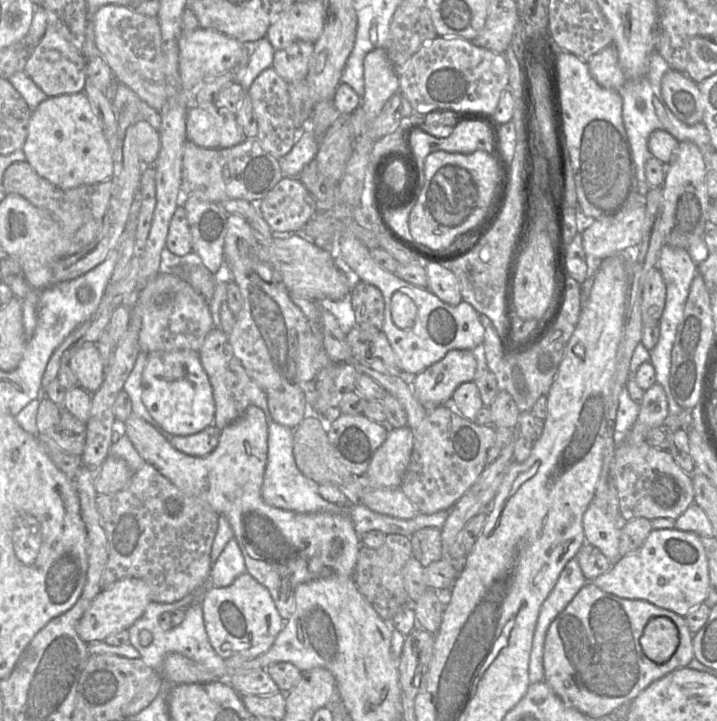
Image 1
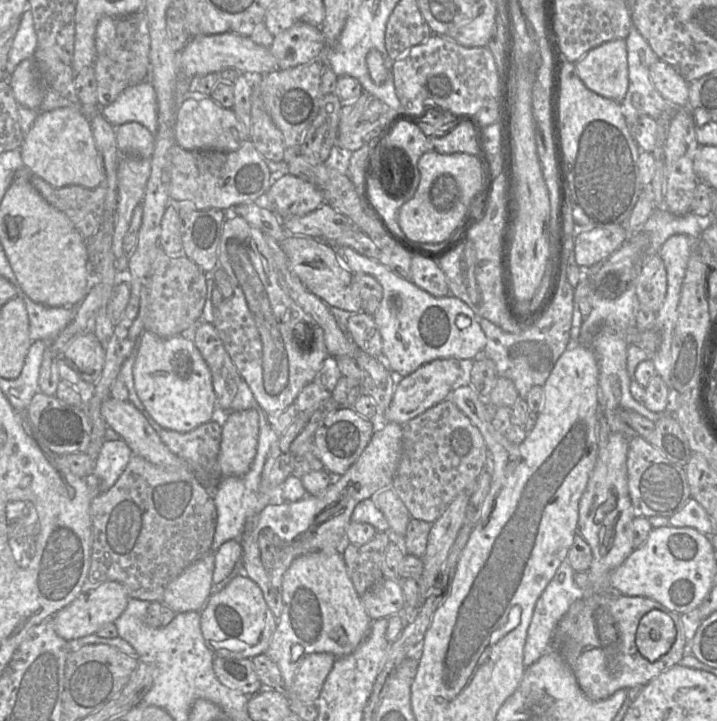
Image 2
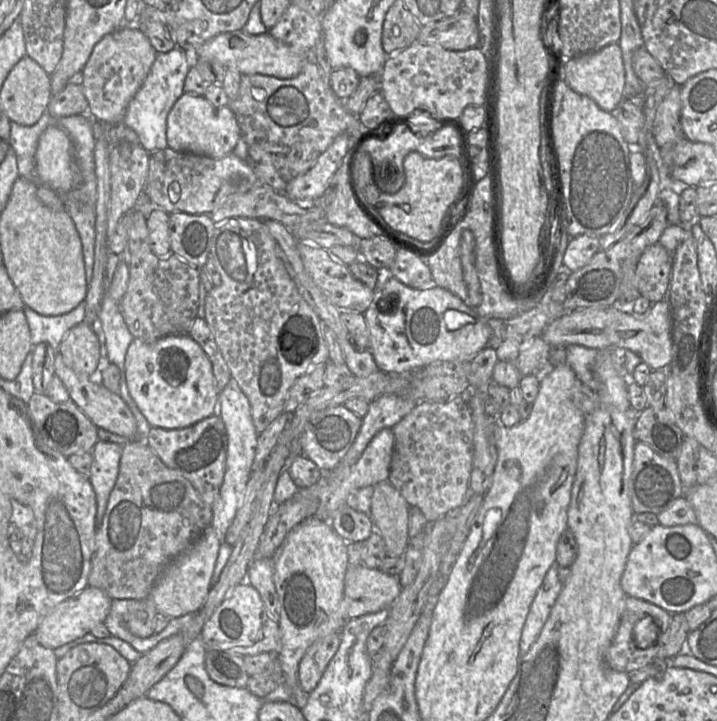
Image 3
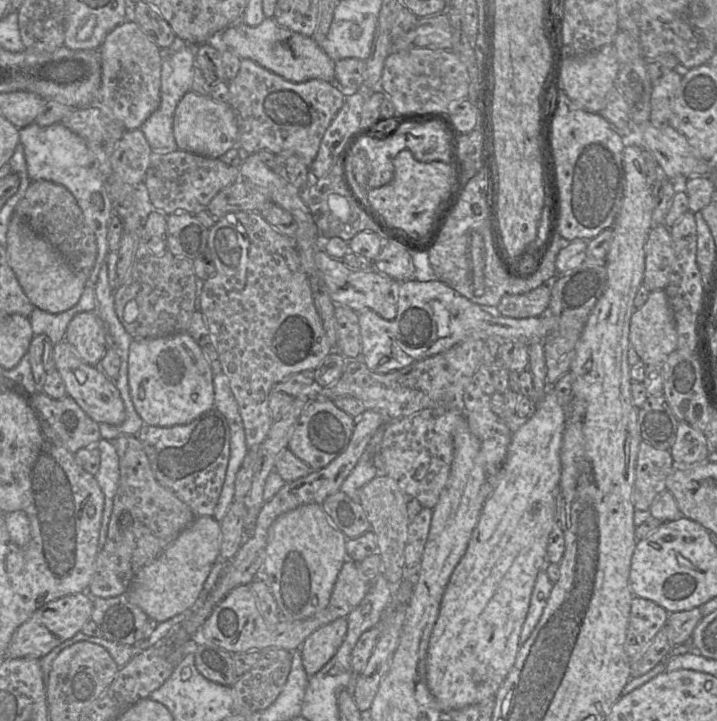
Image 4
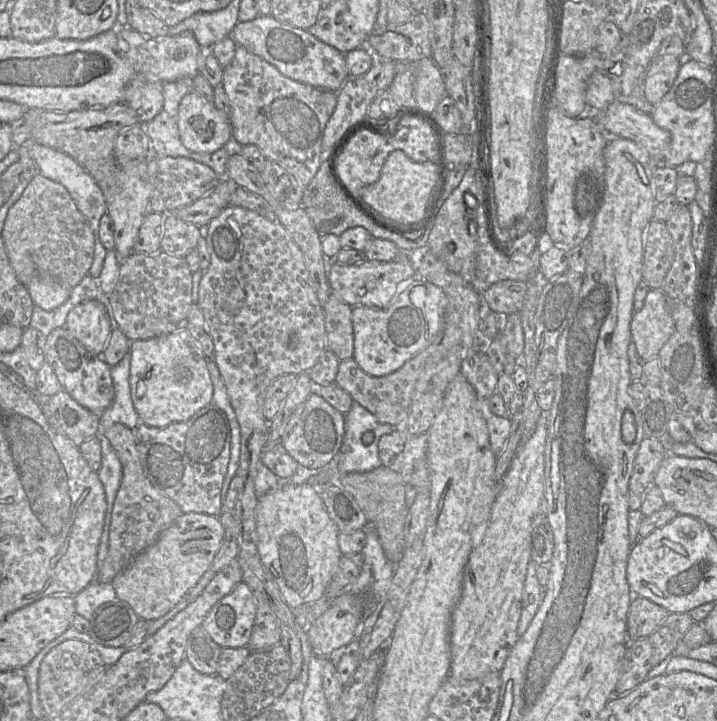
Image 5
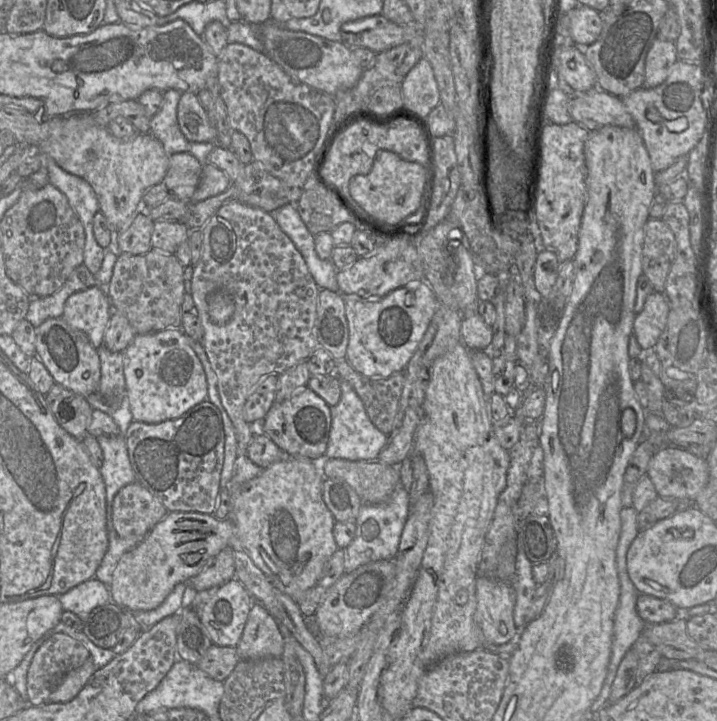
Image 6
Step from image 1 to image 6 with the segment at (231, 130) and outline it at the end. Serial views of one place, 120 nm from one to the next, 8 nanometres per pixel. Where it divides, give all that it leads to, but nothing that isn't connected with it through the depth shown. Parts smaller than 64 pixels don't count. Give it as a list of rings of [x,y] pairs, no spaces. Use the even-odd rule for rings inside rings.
[[[182,93],[177,107],[177,120],[188,141],[216,143],[216,126],[210,121],[196,93]]]

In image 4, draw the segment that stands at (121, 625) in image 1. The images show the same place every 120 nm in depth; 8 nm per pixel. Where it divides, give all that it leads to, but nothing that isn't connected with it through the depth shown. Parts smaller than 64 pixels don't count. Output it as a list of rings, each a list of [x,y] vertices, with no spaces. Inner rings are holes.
[[[88,592],[66,595],[44,604],[16,629],[6,650],[6,658],[42,658],[81,631],[91,619],[92,610],[93,601]]]

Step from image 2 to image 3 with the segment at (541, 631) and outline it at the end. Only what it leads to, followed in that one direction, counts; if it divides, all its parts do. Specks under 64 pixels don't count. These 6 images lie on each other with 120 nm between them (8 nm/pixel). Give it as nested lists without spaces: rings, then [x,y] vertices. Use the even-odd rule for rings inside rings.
[[[558,564],[547,571],[543,582],[530,606],[520,639],[520,658],[524,656],[538,639],[550,612],[563,588],[558,577]]]

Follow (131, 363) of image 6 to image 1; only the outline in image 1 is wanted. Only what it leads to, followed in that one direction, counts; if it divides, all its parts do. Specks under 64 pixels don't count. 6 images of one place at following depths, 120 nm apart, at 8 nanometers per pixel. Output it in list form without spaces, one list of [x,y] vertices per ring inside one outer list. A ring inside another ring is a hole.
[[[192,350],[148,356],[142,373],[142,401],[155,421],[172,435],[192,435],[214,424],[213,388],[198,352]]]

